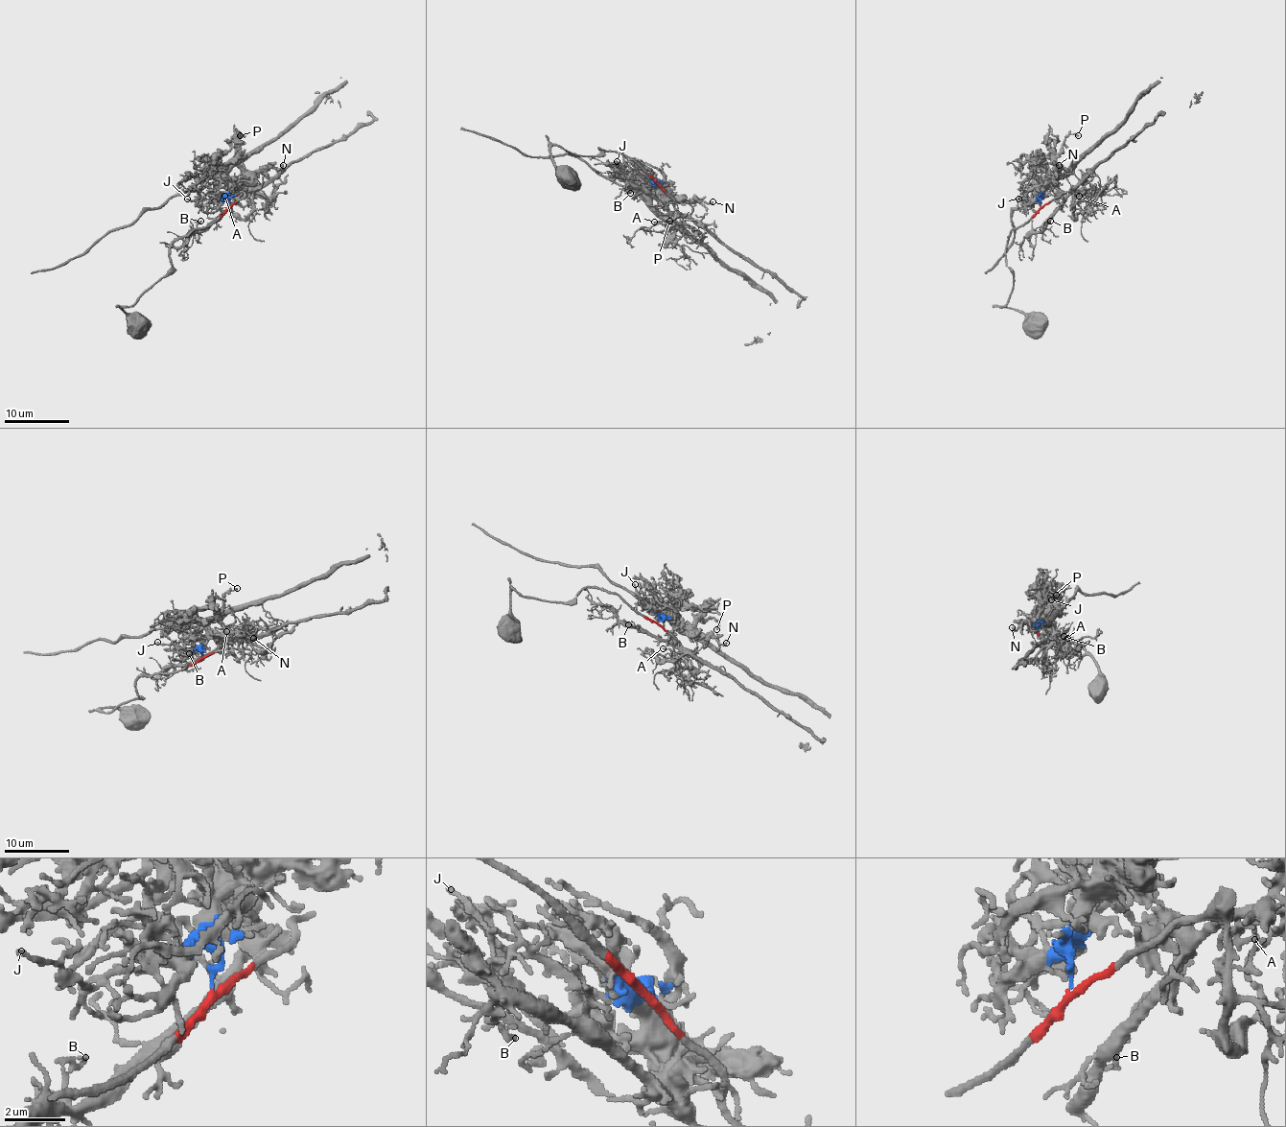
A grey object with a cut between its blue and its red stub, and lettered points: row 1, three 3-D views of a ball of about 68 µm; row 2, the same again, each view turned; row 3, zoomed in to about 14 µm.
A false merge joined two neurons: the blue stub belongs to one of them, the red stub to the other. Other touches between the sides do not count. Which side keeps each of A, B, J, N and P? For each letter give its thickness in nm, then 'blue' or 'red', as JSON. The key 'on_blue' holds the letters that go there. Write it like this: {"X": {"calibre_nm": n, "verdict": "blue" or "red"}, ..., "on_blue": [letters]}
{"A": {"calibre_nm": 140, "verdict": "red"}, "B": {"calibre_nm": 130, "verdict": "red"}, "J": {"calibre_nm": 130, "verdict": "blue"}, "N": {"calibre_nm": 280, "verdict": "blue"}, "P": {"calibre_nm": 180, "verdict": "blue"}, "on_blue": ["J", "N", "P"]}

